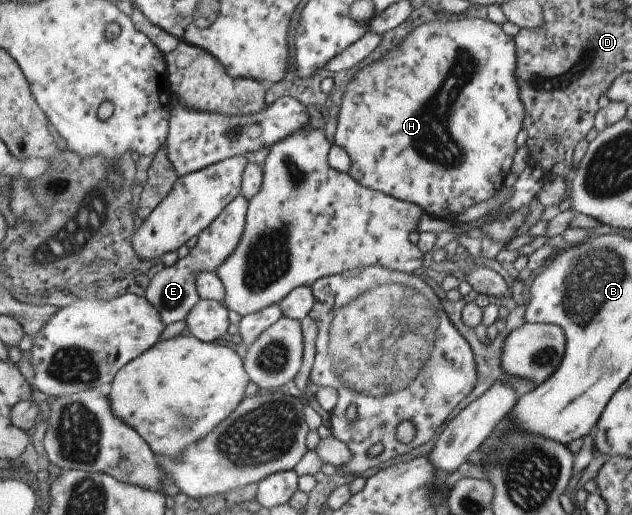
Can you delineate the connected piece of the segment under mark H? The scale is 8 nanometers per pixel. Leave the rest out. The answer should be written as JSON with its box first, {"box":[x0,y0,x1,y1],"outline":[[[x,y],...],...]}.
{"box":[334,16,523,220],"outline":[[[442,16],[436,21],[428,21],[411,31],[404,39],[383,54],[377,61],[366,65],[353,75],[353,79],[346,85],[339,108],[338,126],[334,139],[336,145],[347,151],[351,159],[350,175],[353,175],[364,187],[371,187],[375,191],[383,191],[397,199],[419,205],[426,213],[445,220],[451,220],[463,213],[467,207],[487,201],[497,191],[503,188],[505,177],[511,172],[515,160],[515,135],[523,120],[523,105],[519,101],[519,86],[515,83],[515,67],[517,66],[517,52],[515,39],[503,31],[501,25],[489,20],[475,19],[470,16],[458,16],[453,21],[450,16]]]}

